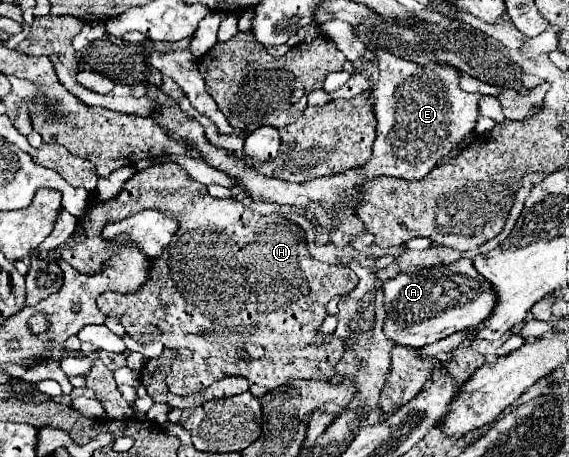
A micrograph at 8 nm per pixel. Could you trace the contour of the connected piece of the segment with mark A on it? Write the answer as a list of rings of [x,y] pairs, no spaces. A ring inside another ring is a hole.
[[[461,258],[451,264],[431,266],[429,270],[399,272],[395,278],[383,284],[385,320],[383,332],[387,340],[397,346],[421,348],[433,344],[459,330],[475,328],[481,324],[495,306],[495,294],[491,284],[473,268],[471,260]]]

